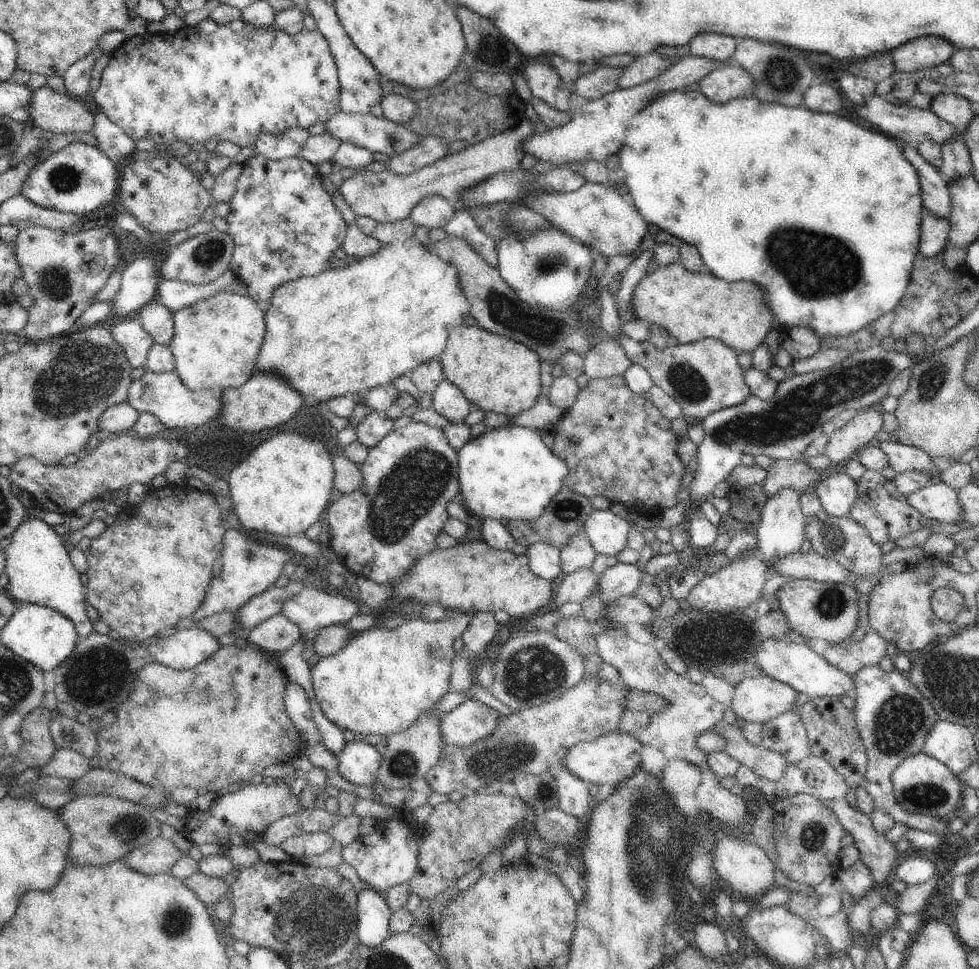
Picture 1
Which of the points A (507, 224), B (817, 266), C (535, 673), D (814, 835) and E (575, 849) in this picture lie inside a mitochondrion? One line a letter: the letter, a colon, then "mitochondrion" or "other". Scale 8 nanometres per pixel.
A: mitochondrion
B: mitochondrion
C: mitochondrion
D: mitochondrion
E: other

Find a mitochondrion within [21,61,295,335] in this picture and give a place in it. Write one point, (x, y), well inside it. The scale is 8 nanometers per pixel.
(54, 282)

